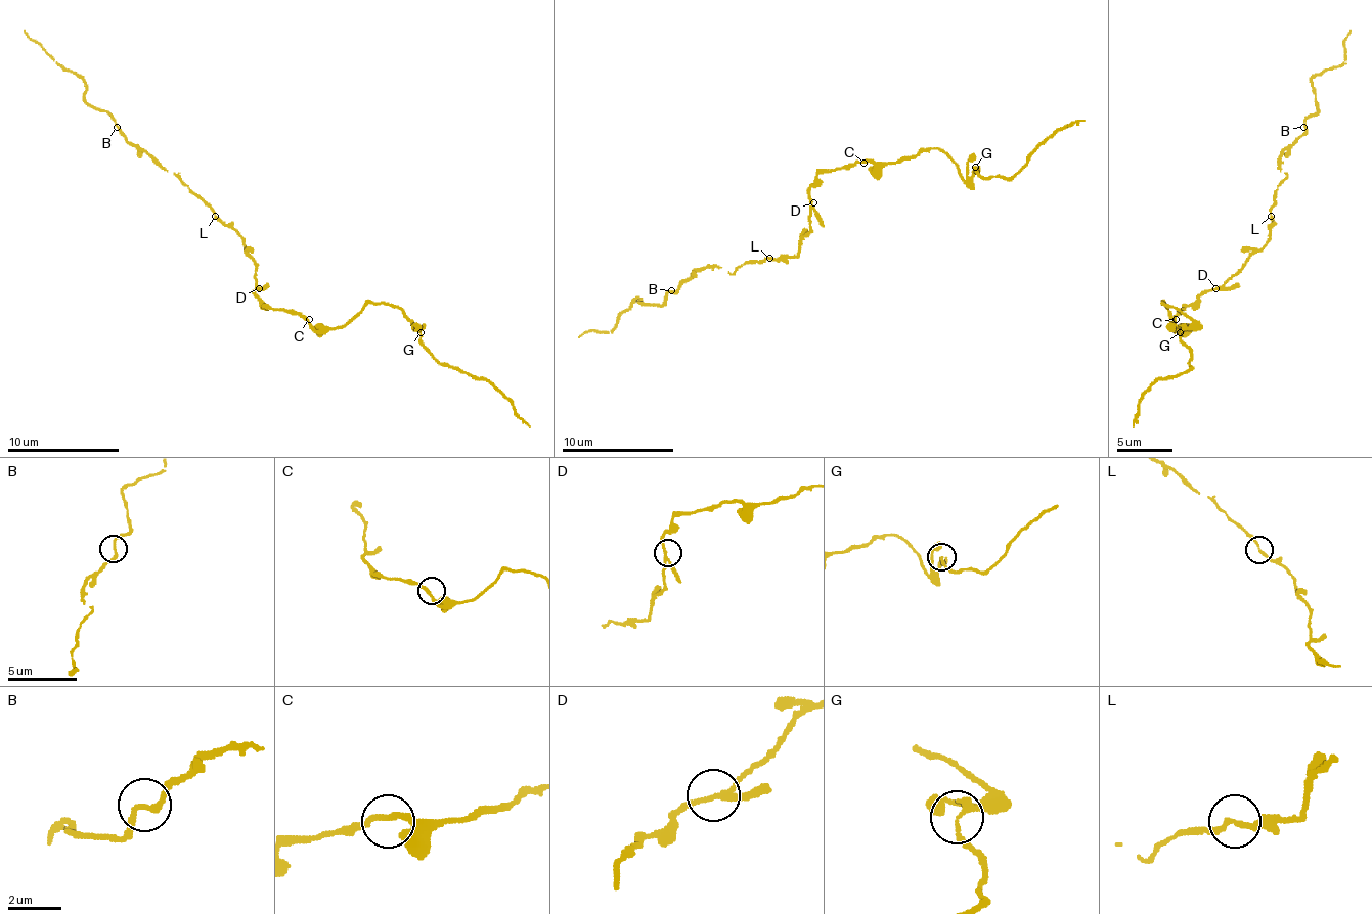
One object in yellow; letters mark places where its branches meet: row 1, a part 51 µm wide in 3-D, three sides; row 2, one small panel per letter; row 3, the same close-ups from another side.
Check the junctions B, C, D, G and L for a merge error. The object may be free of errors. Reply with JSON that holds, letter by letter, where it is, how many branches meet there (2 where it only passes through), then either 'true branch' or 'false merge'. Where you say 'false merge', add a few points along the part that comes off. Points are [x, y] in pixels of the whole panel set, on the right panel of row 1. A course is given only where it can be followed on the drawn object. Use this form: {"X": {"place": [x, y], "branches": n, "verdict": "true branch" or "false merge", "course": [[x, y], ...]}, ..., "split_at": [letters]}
{"B": {"place": [1303, 127], "branches": 2, "verdict": "true branch"}, "C": {"place": [1176, 319], "branches": 2, "verdict": "true branch"}, "D": {"place": [1215, 288], "branches": 3, "verdict": "true branch"}, "G": {"place": [1180, 332], "branches": 2, "verdict": "true branch"}, "L": {"place": [1271, 216], "branches": 2, "verdict": "true branch"}, "split_at": []}

